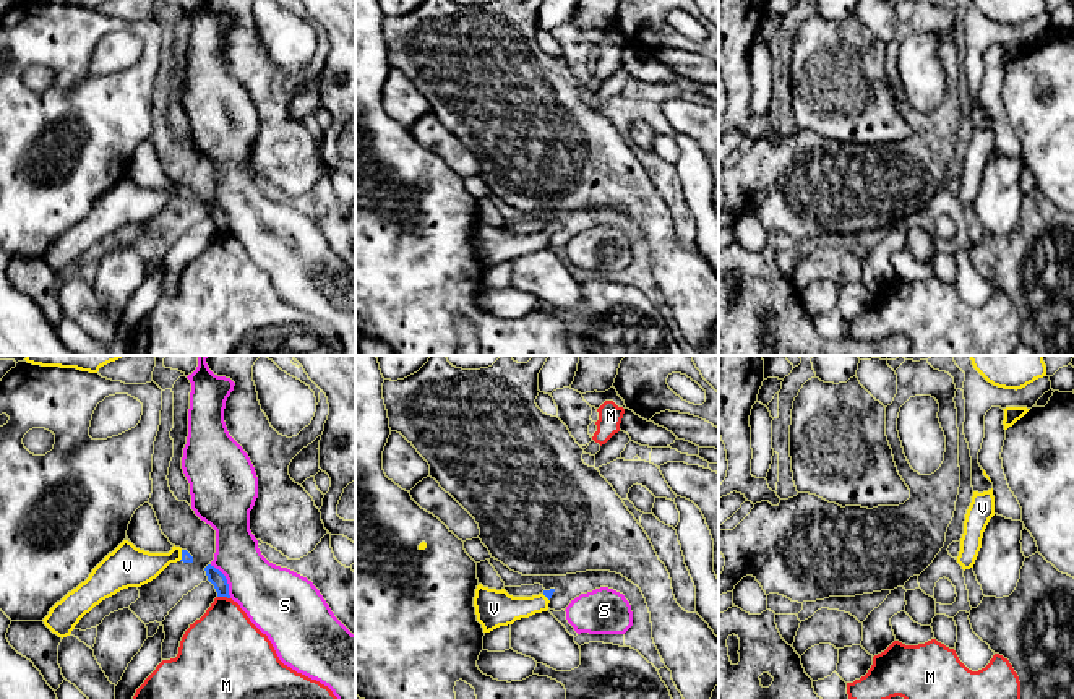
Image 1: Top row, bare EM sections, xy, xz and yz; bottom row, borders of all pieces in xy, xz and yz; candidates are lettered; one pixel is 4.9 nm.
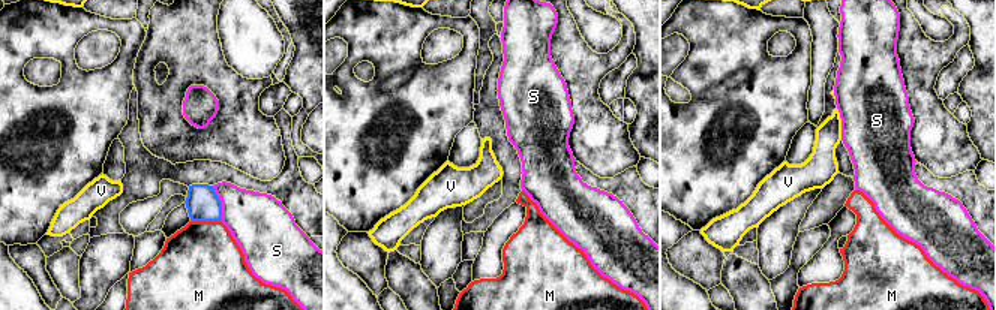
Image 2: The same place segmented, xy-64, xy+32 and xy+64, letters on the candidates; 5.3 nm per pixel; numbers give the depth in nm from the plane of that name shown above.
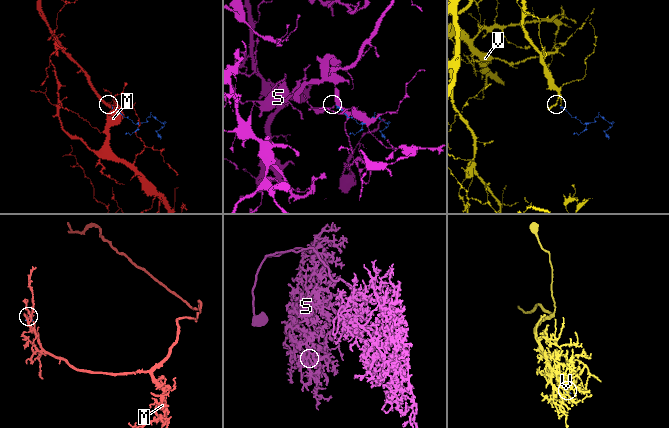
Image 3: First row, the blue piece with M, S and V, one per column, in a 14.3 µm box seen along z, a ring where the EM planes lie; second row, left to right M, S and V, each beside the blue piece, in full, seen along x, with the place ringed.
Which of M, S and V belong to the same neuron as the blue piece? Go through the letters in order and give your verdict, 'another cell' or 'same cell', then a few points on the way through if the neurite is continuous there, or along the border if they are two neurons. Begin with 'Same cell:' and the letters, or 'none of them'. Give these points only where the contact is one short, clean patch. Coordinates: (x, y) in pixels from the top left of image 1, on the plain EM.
Same cell: V
M: another cell
S: another cell
V: same cell; way xy (185, 193), (182, 192), (133, 205)

